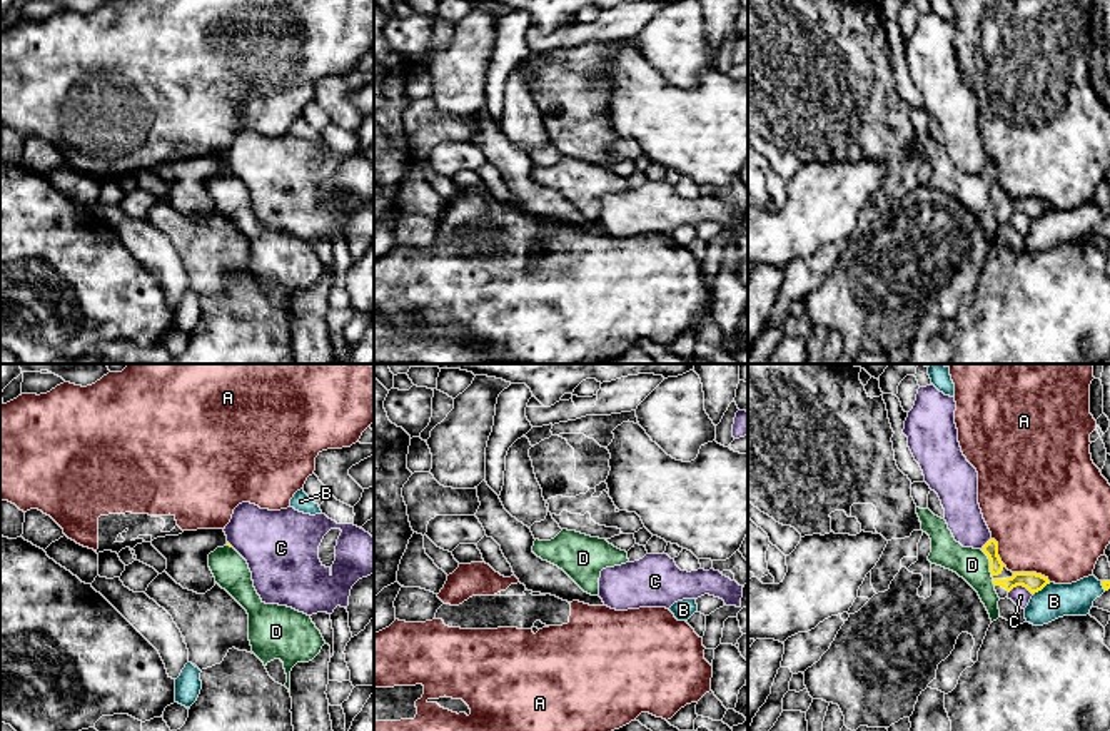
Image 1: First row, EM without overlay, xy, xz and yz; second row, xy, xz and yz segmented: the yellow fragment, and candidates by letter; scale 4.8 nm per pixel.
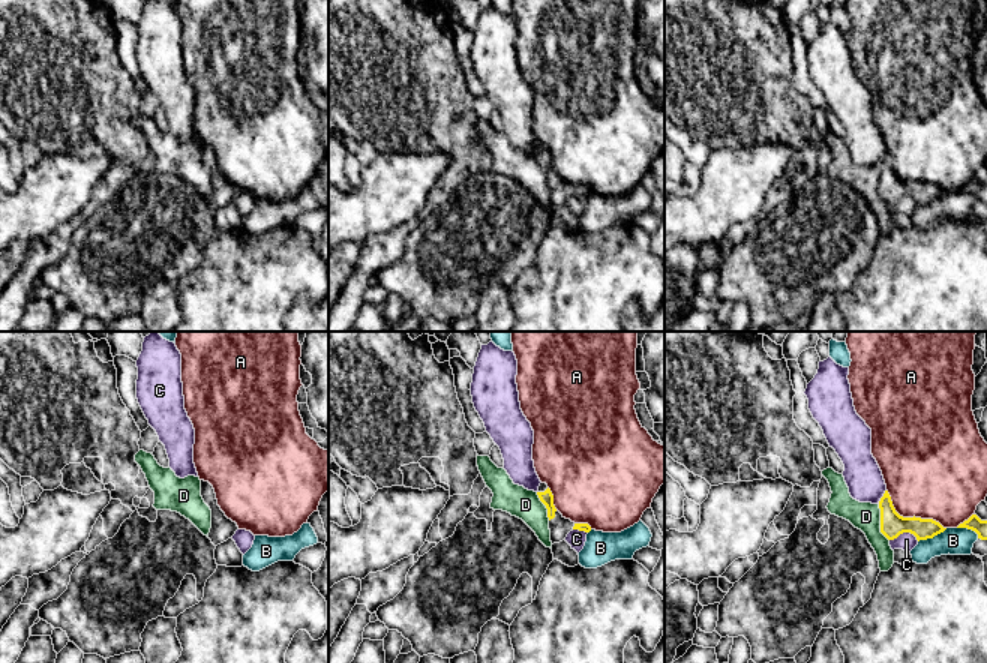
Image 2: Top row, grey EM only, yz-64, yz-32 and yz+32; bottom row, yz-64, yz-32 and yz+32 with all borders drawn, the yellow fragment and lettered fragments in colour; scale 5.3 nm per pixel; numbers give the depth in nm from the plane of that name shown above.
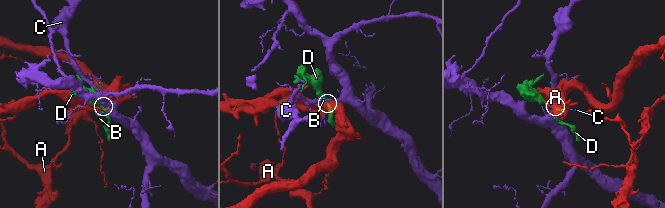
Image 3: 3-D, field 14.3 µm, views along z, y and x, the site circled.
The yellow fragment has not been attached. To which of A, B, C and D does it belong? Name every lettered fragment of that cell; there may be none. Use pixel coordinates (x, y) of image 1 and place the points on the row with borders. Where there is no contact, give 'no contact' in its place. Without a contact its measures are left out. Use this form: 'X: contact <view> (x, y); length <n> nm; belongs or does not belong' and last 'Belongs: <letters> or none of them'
A: contact yz (1032, 573); length 190 nm; does not belong
B: contact yz (1042, 588); length 110 nm; does not belong
C: contact yz (1020, 584); length 120 nm; does not belong
D: contact yz (990, 563); length 140 nm; does not belong
Belongs: none of them

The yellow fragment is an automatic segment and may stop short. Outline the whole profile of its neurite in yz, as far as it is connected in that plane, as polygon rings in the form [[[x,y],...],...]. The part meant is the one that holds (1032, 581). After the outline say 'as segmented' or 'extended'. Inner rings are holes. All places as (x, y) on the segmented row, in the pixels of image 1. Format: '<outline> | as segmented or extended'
[[[990,539],[981,551],[990,559],[990,572],[993,577],[995,591],[1000,599],[1008,597],[1008,592],[1017,586],[1023,586],[1032,594],[1035,594],[1042,591],[1047,584],[1050,584],[1048,577],[1037,572],[1008,571],[998,556],[998,542],[995,539]]] | extended

